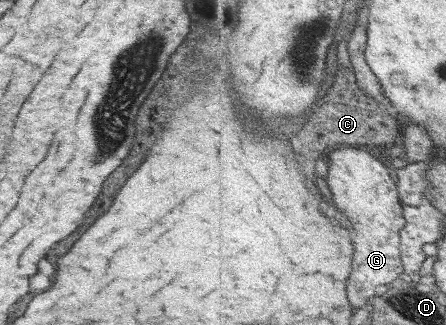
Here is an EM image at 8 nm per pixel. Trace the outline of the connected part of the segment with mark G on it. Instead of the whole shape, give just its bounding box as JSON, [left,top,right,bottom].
[324,145,404,308]

